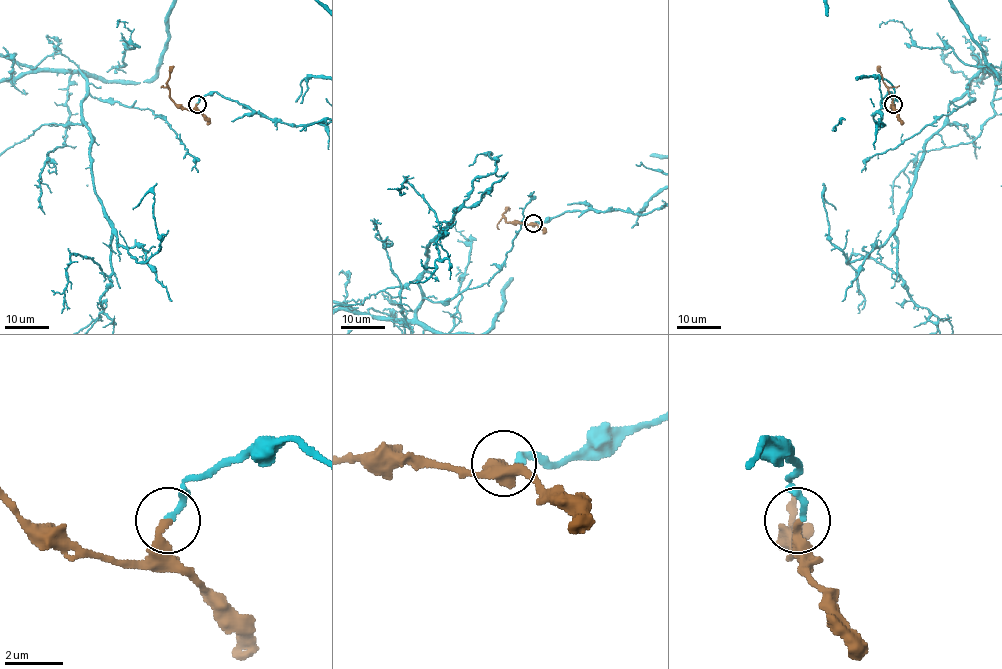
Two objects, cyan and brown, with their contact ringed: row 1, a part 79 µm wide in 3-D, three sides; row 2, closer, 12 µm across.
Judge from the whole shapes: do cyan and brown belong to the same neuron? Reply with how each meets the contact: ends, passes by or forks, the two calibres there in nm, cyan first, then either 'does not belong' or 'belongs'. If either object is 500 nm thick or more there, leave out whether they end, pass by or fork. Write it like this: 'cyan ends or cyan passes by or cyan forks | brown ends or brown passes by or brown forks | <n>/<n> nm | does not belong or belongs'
cyan ends | brown ends | 200/300 nm | belongs

